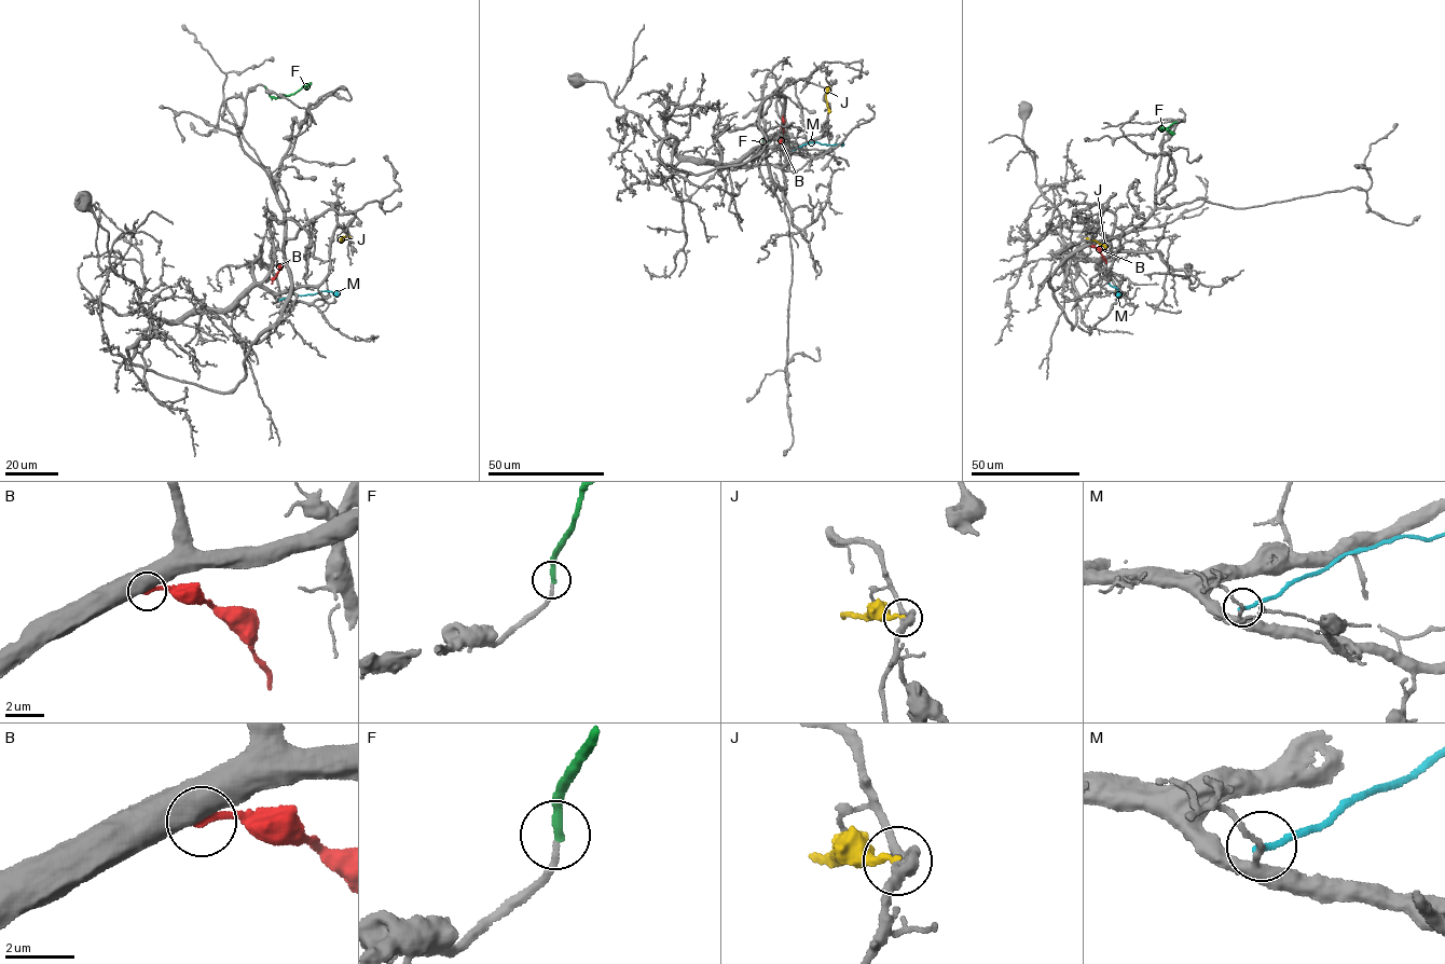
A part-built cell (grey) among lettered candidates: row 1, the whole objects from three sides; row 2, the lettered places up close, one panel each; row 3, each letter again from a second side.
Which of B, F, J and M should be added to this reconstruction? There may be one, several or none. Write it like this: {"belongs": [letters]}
{"belongs": ["F"]}

